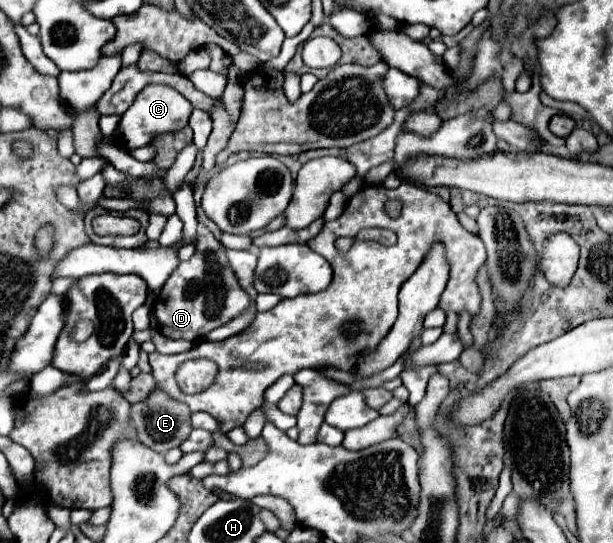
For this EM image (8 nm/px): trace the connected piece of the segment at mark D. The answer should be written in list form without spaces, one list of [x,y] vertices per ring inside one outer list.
[[[199,223],[197,227],[197,251],[195,255],[179,263],[175,273],[165,281],[163,289],[153,301],[153,311],[159,321],[159,331],[169,339],[197,341],[209,331],[221,327],[223,323],[235,319],[247,307],[249,297],[239,287],[221,243],[213,233]]]

